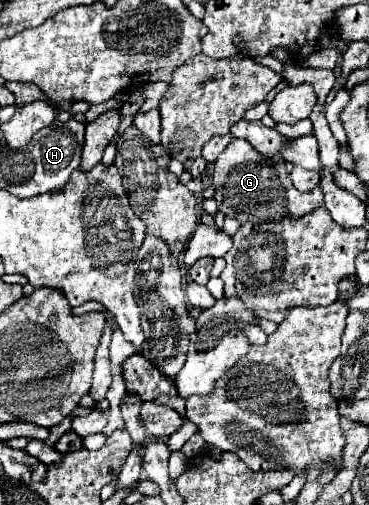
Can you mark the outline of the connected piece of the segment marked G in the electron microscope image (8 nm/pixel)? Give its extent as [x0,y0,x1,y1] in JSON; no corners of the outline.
[212,139,322,223]

